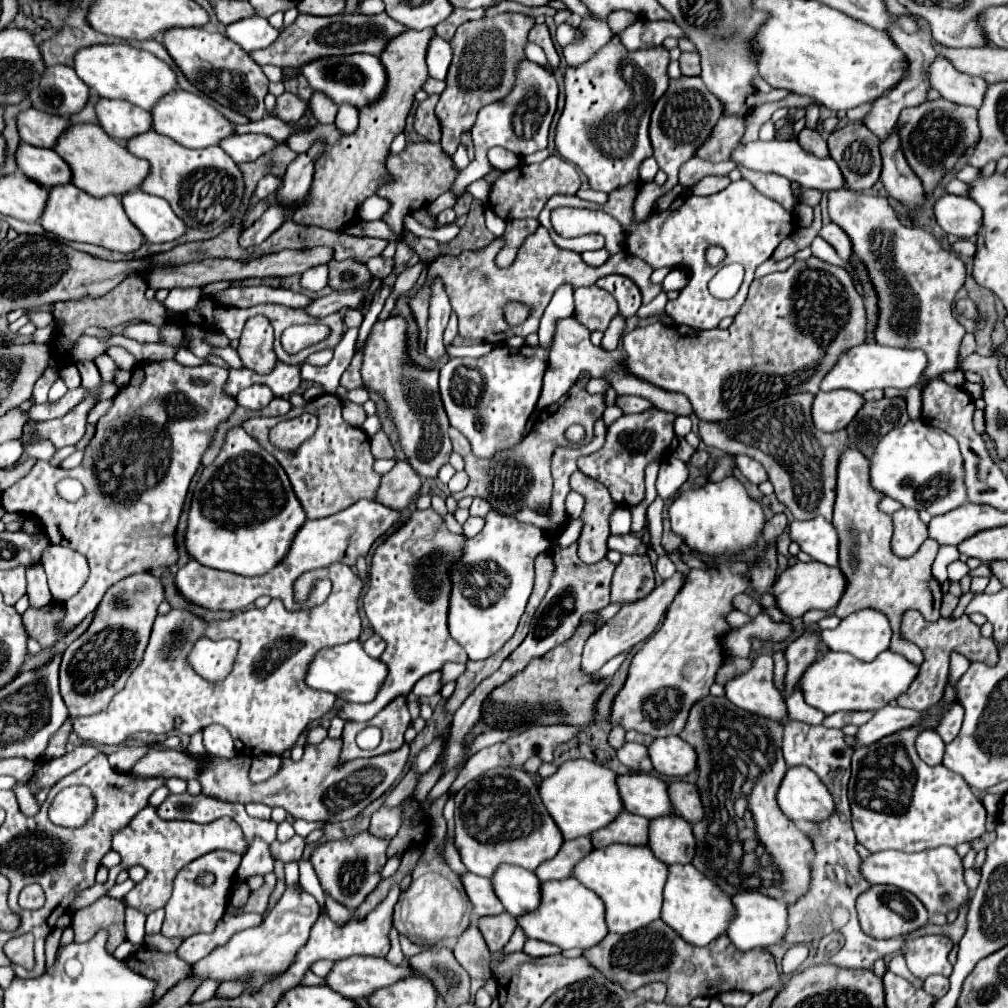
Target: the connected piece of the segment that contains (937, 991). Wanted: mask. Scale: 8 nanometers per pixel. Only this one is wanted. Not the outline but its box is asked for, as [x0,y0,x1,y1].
[922,974,948,998]

